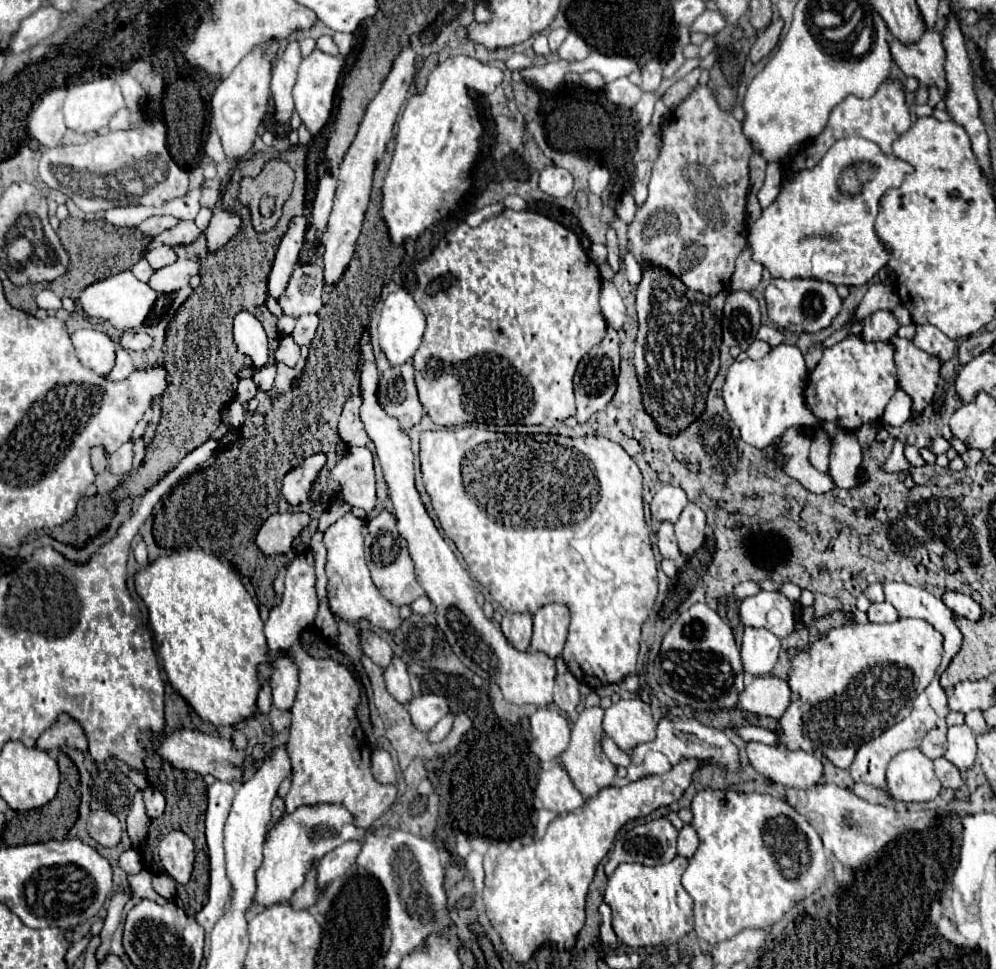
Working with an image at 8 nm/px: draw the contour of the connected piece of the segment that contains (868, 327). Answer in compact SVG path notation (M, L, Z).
M878 310L864 318L864 328L860 332L860 338L864 342L888 342L898 332L898 322L892 312Z

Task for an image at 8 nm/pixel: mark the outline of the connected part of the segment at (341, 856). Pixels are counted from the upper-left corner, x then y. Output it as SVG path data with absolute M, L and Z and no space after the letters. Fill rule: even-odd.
M342 844L342 846L334 848L332 852L328 852L318 864L316 886L322 890L330 882L340 878L354 864L358 852L360 852L360 844Z

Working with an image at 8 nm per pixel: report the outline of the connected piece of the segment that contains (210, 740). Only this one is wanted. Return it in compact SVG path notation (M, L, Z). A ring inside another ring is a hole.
M180 728L180 730L174 730L170 736L152 738L152 740L156 742L156 752L162 756L162 760L178 770L192 770L202 776L212 774L216 780L222 780L222 782L230 782L230 780L240 782L240 778L242 778L240 766L244 762L244 752L236 750L230 738Z

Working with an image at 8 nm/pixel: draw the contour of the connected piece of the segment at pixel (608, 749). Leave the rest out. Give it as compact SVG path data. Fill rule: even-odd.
M602 736L602 748L604 748L604 754L610 758L610 762L612 764L616 764L616 766L630 766L630 756L624 752L624 750L620 750L616 744L614 744L614 740L610 738L610 736Z

